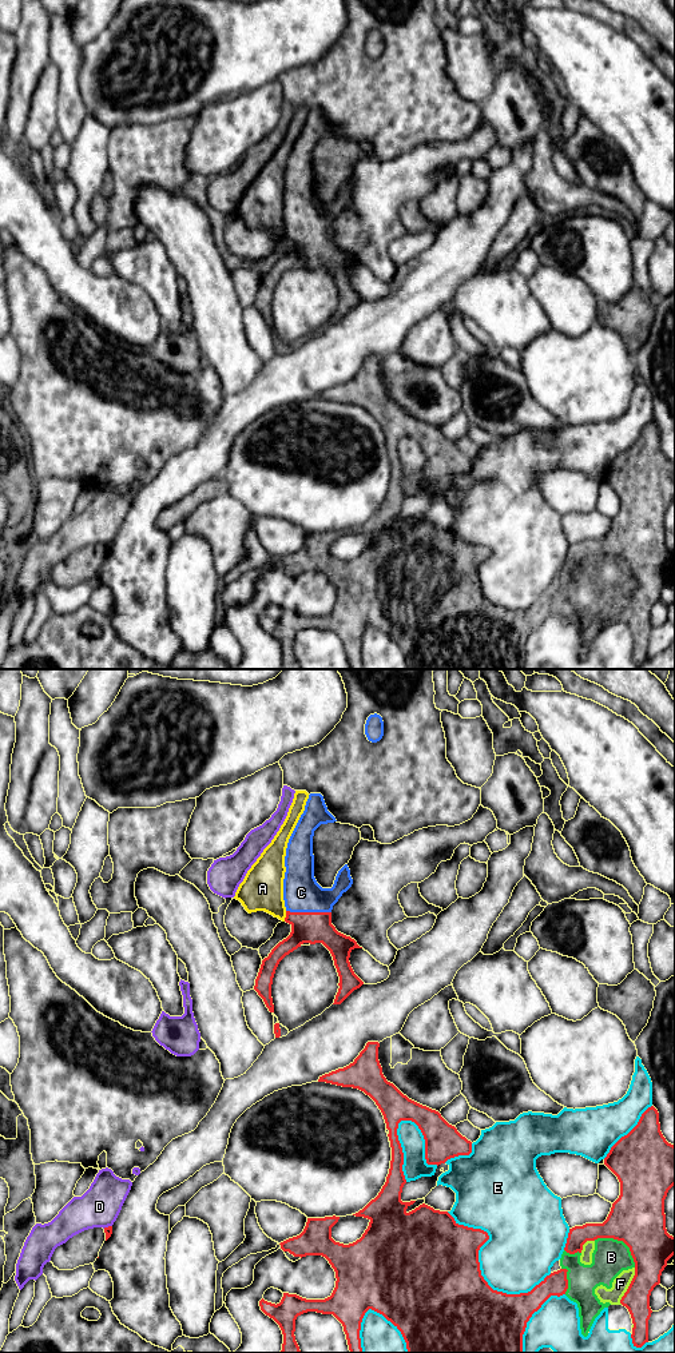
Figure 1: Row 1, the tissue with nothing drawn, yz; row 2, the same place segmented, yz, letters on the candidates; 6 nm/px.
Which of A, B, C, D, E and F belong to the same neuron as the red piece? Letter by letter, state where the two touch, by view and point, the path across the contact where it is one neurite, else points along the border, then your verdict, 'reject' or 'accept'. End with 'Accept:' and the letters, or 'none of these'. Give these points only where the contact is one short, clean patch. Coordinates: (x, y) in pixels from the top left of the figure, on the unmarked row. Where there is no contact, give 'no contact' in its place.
A: meets red in yz at (286, 233); reject
B: meets red in yz at (620, 556); accept
C: meets red in yz at (309, 229); accept
D: meets red in yz at (108, 542); border along yz (111, 541), (103, 544); reject
E: meets red in yz at (480, 587); reject
F: meets red in yz at (628, 603); accept
Accept: B, C, F

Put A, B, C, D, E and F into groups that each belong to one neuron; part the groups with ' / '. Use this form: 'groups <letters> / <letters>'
groups A / B C F / D / E

